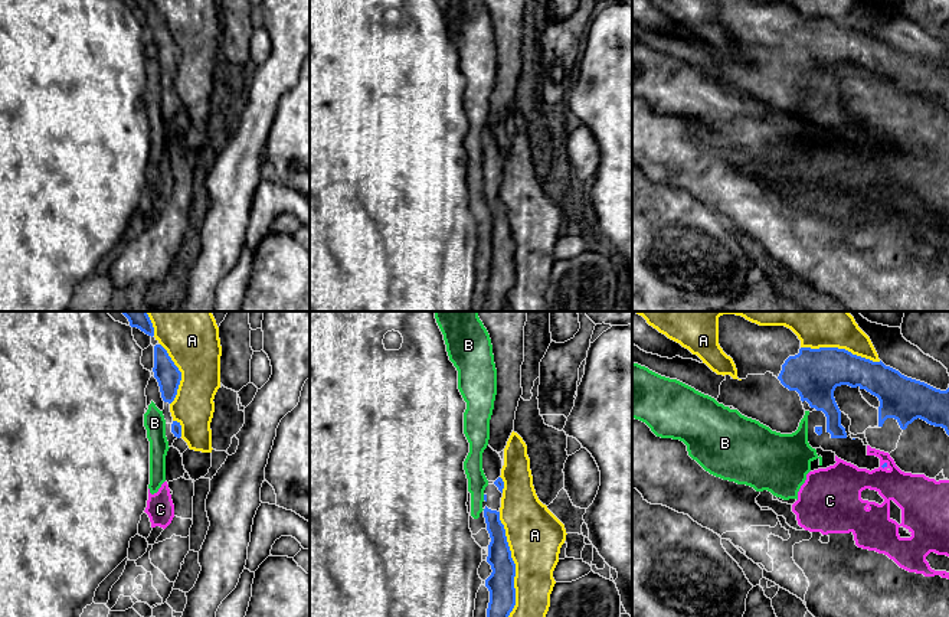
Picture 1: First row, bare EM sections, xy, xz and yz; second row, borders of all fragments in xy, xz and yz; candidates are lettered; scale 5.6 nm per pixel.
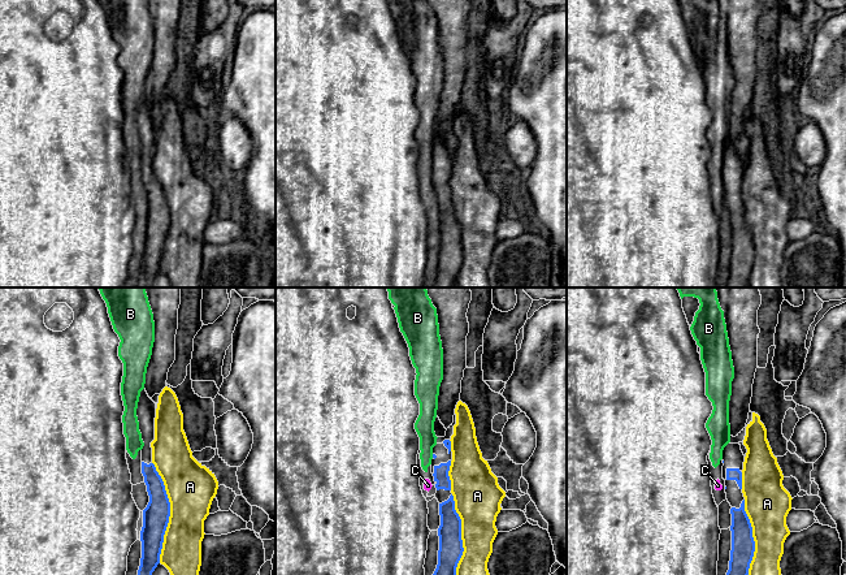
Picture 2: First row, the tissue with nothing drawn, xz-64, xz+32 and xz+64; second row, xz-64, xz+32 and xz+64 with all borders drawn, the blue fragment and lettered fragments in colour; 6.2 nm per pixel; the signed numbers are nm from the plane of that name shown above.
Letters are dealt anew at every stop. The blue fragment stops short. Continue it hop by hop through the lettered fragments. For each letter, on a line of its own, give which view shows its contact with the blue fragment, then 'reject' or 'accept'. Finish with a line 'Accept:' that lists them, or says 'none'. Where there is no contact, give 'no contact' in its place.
A: meets blue in xz; reject
B: meets blue in xz; reject
C: meets blue in yz; reject
Accept: none

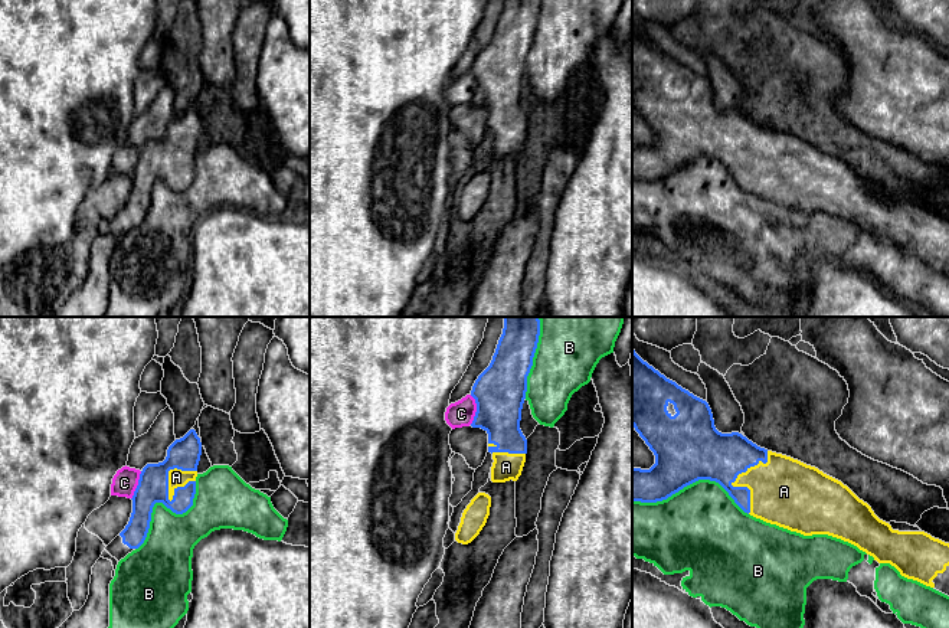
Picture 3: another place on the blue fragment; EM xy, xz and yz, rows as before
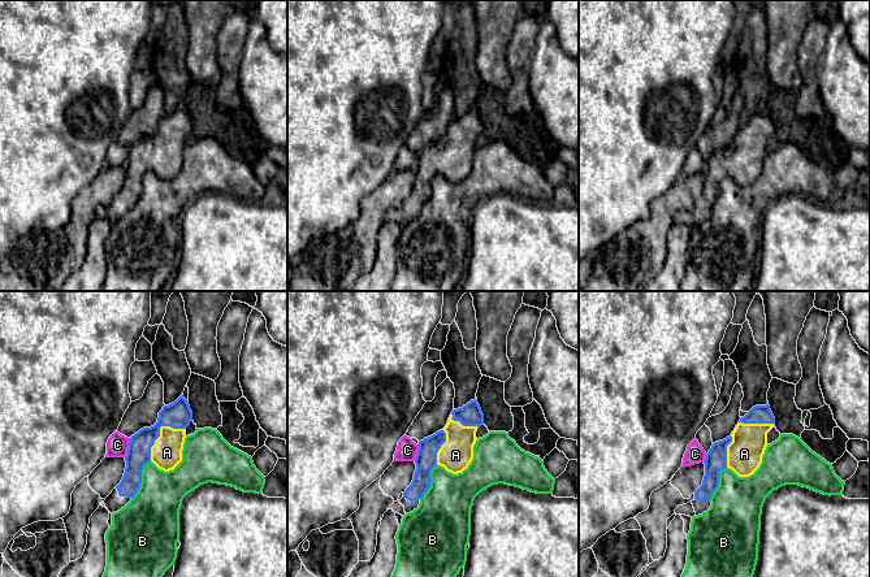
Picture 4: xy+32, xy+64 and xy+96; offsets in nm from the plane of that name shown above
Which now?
A: meets blue in yz; accept
B: meets blue in yz; reject
C: meets blue in xz; reject
Accept: A

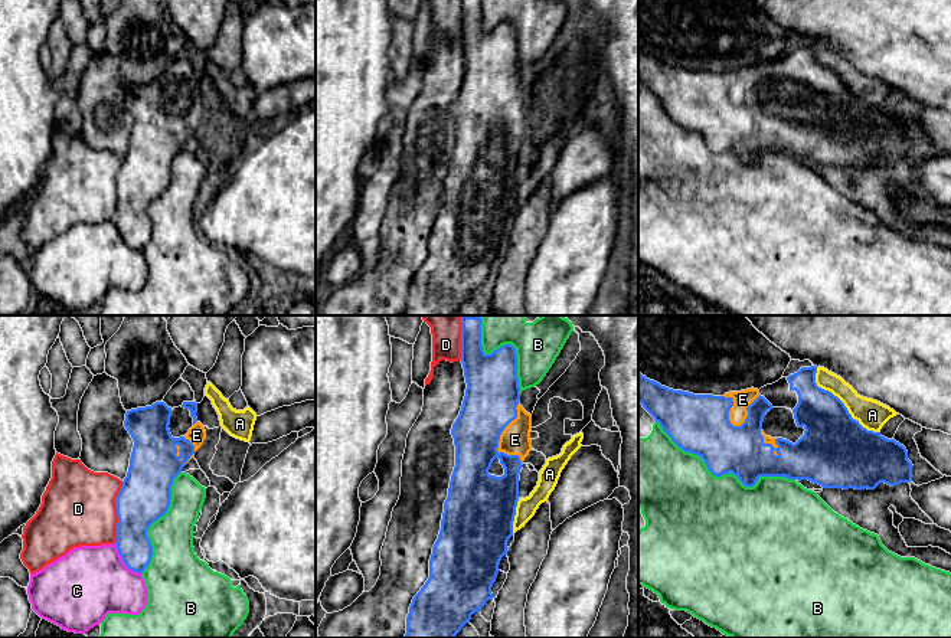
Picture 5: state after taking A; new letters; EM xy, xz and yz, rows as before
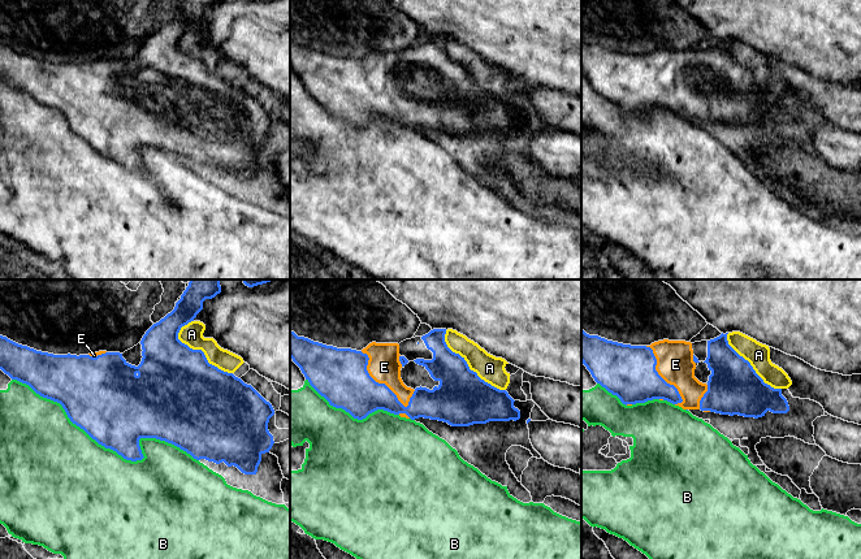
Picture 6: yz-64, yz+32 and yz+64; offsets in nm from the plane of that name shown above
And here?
A: meets blue in yz; reject
B: meets blue in yz; reject
C: meets blue in xy; reject
D: meets blue in xy; reject
E: meets blue in xz; accept
Accept: E

